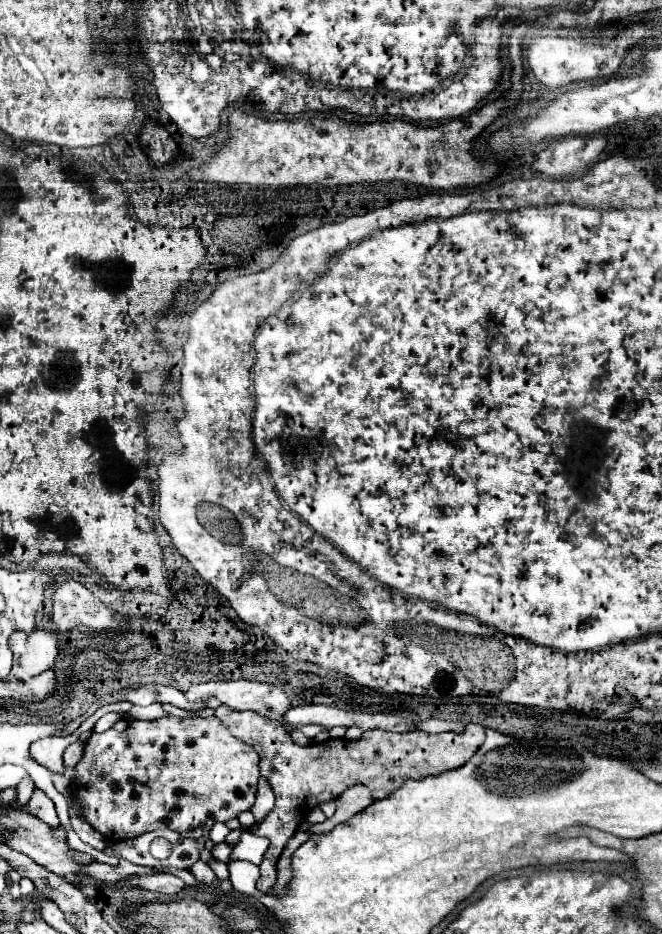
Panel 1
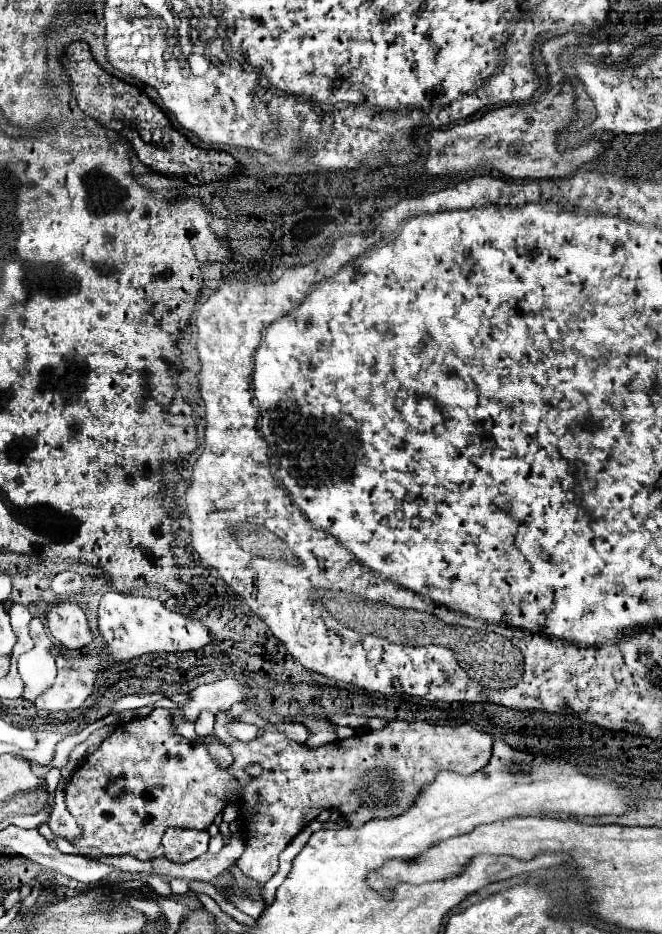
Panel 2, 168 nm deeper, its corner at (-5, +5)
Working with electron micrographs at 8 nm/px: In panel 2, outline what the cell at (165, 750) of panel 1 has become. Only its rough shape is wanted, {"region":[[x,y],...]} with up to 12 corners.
{"region":[[169,710],[115,726],[73,772],[77,854],[207,830],[239,780]]}

